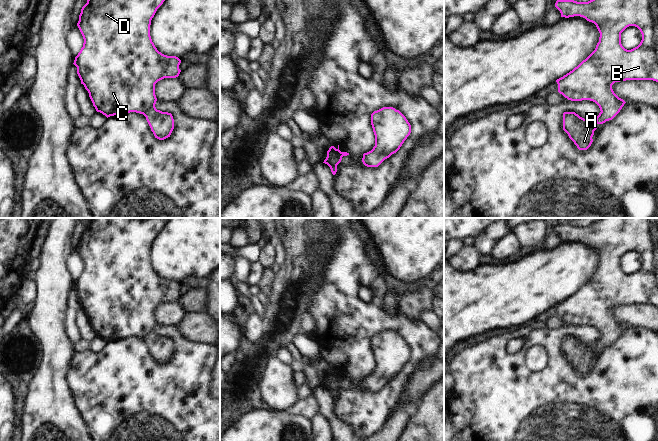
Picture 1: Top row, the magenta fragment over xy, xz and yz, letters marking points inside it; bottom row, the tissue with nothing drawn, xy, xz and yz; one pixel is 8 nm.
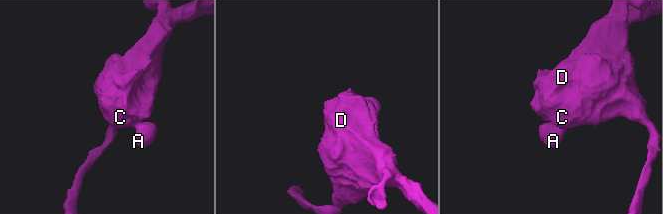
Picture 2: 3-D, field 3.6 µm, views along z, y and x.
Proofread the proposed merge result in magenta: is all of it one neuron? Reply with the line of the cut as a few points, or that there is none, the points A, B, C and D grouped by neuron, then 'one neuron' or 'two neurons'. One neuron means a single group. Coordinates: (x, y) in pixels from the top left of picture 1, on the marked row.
no cut; A B C D; one neuron

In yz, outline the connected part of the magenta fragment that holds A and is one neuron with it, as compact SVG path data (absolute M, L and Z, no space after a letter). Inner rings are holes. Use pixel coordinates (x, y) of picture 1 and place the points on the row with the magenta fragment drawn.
M557 0L555 7L560 11L561 17L583 17L594 23L600 33L595 50L572 71L556 80L558 92L568 100L590 100L600 108L601 112L595 121L584 119L575 112L563 113L563 130L579 150L587 150L593 142L592 137L597 125L612 120L626 103L614 93L612 85L615 82L626 80L653 80L658 82L658 0L590 0L588 2ZM629 26L637 27L642 34L640 44L631 50L625 49L621 44L621 33Z

